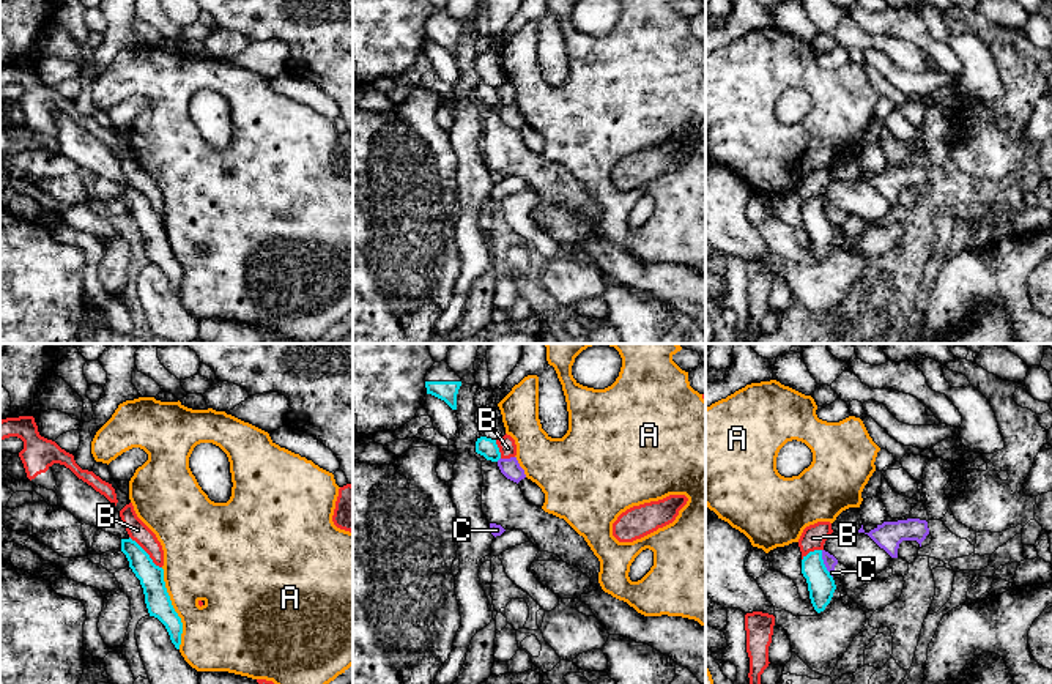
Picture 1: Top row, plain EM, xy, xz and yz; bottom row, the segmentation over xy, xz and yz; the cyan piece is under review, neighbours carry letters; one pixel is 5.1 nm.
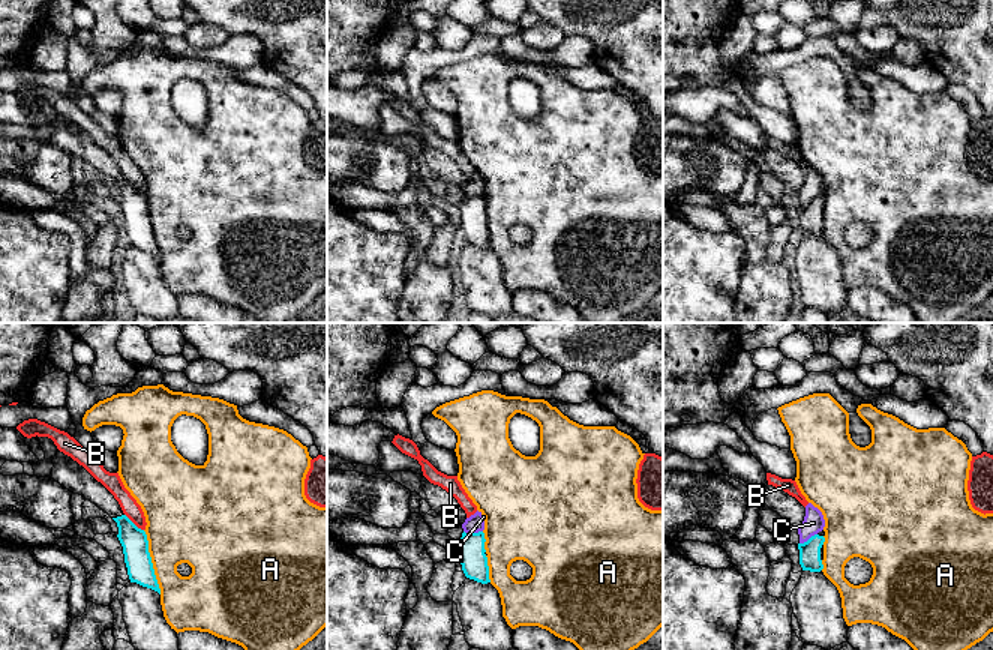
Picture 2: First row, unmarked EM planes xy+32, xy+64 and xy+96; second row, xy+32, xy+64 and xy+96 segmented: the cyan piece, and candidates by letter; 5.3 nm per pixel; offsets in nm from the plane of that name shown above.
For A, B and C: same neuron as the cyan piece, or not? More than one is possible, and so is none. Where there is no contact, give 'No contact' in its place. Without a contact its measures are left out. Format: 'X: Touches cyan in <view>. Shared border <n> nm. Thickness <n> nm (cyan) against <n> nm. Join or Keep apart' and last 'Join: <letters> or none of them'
A: Touches cyan in xy. Shared border 420 nm. Thickness 130 nm (cyan) against 360 nm. Keep apart
B: Touches cyan in xy. Shared border 240 nm. Thickness 130 nm (cyan) against 100 nm. Keep apart
C: Touches cyan in yz. Shared border 160 nm. Thickness 140 nm (cyan) against 70 nm. Keep apart
Join: none of them

